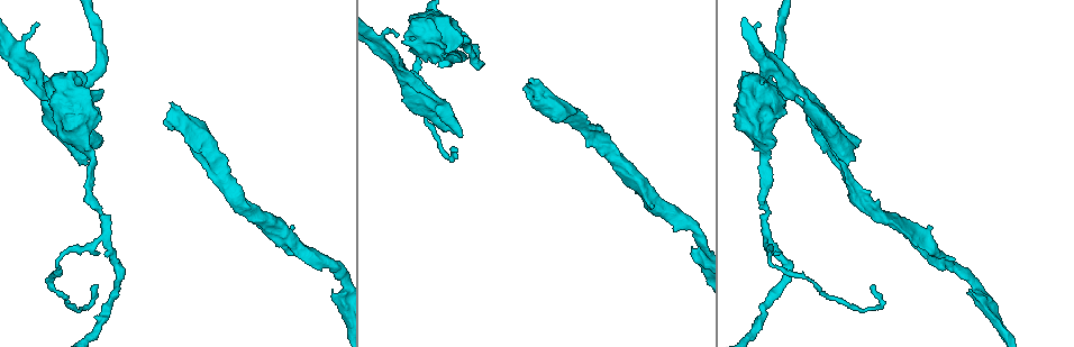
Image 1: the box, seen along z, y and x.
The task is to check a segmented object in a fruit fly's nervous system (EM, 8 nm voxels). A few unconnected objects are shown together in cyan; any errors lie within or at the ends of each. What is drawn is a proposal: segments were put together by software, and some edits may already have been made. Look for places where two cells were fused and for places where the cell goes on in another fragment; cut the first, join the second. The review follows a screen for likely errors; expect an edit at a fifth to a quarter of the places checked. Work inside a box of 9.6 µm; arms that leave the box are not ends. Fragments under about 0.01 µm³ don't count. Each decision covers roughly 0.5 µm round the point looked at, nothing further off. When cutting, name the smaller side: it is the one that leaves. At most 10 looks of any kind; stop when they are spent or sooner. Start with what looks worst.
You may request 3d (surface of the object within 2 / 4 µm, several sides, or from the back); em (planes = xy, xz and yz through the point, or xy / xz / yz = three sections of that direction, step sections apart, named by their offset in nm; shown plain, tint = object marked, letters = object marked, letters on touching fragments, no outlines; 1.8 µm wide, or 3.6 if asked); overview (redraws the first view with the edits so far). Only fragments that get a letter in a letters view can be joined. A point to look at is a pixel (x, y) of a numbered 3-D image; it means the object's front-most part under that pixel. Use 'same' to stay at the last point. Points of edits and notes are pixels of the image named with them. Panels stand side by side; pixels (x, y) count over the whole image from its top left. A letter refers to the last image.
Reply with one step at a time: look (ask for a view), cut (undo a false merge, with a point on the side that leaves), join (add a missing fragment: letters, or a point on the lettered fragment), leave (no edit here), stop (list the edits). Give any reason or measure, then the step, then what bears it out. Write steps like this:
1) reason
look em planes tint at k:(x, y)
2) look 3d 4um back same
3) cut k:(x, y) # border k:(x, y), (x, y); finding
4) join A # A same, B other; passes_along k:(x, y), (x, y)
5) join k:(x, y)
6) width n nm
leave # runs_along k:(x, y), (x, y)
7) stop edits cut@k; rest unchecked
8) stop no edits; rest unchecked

free end
look em planes letters at 1:(820, 104)

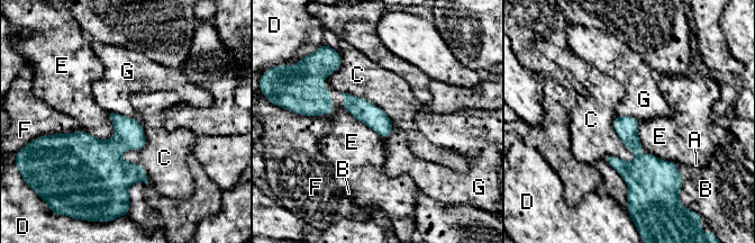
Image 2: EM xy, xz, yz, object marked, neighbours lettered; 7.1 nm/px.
longest_contact C 440 nm
leave # A other, B other, C other, D other, E other, F other, G other; border 2:(83, 129), (98, 138), (115, 133); none of them fits

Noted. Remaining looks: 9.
three-way junction
look 3d 2um at 1:(768, 235)

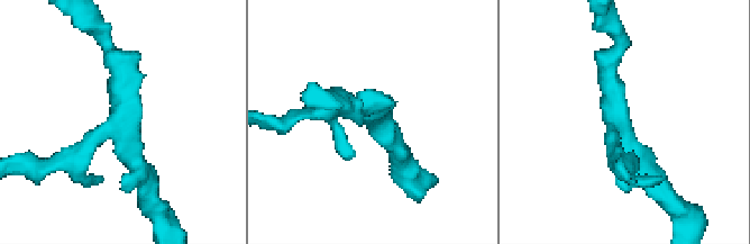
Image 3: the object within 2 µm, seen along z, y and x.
need the tissue
look em 3.6um xz step 16 tint at 3:(614, 116)

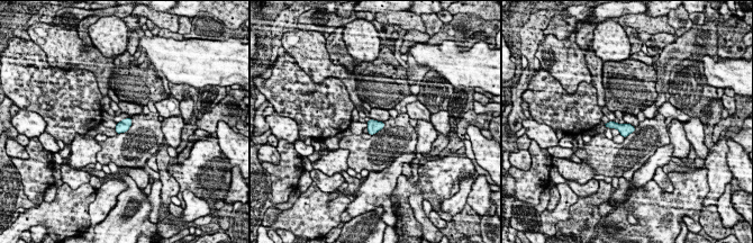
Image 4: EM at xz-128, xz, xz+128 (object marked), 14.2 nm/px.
look em 3.6um planes letters same

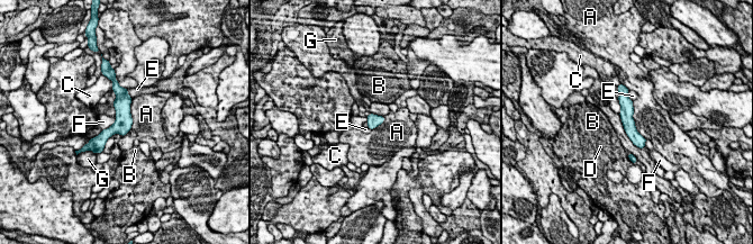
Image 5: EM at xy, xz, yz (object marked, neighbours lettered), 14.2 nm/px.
leave # A other, B other, C other, D other, E other, F other, G other; border 5:(632, 101), (635, 128), (646, 138); all the same cell

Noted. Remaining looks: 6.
look 3d 4um at 1:(568, 108)

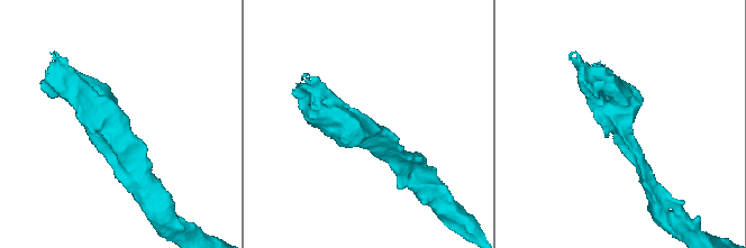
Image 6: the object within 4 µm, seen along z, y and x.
now the EM
look em 3.6um xz step 16 tint at 6:(111, 134)

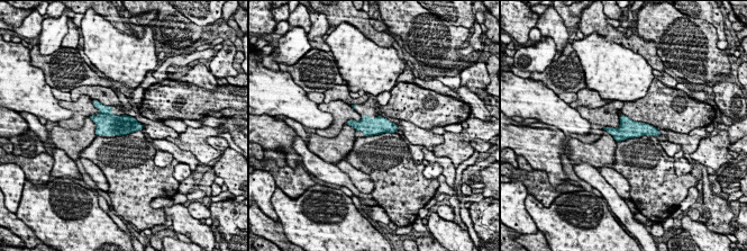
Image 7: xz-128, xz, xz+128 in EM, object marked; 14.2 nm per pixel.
another direction
look em 3.6um yz step 8 letters same

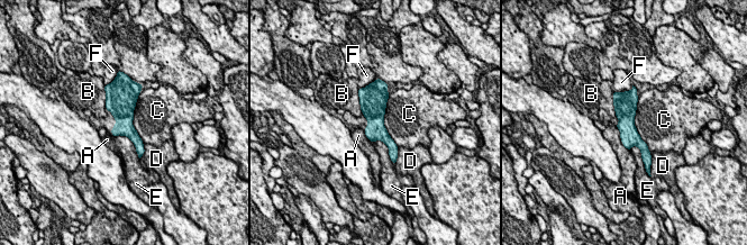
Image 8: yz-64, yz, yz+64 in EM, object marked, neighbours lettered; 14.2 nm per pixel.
leave # A other, B other, C other, D other, E other, F other; runs_along 8:(632, 93), (627, 129), (645, 151); continuous, no second cell

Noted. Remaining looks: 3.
sudden change in width
look 3d 4um back at 1:(18, 62)

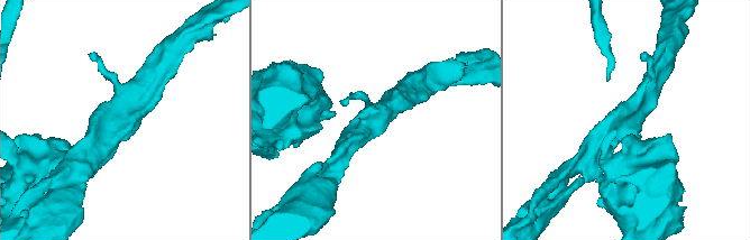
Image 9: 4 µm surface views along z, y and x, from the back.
now the EM
look em xz step 16 letters at 9:(377, 119)

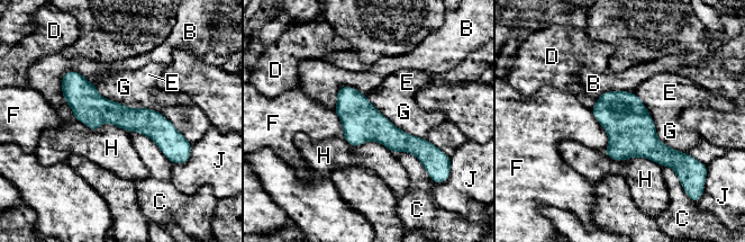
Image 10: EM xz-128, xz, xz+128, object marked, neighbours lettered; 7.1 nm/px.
width 160 nm
leave # B other, C other, D other, E other, F other, G other, H other, J other; one cell here

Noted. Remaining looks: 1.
stop no edits; rest unchecked

